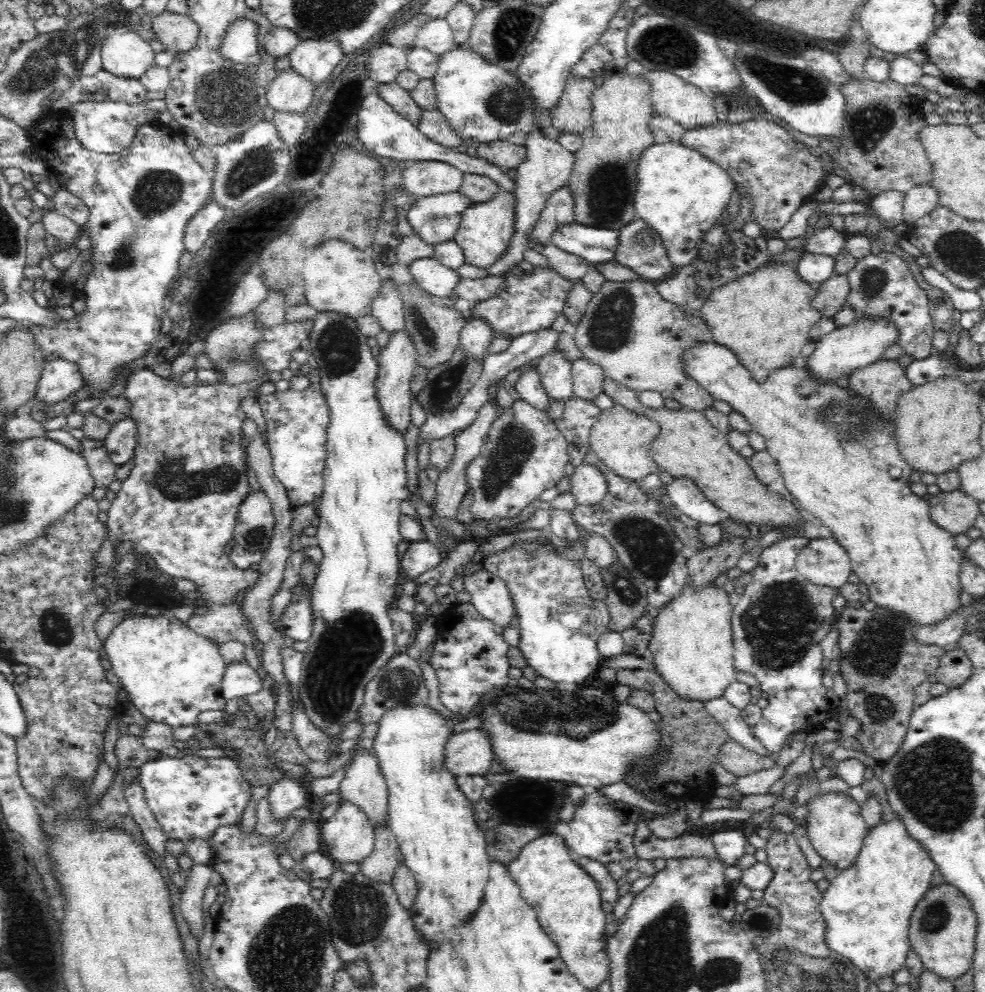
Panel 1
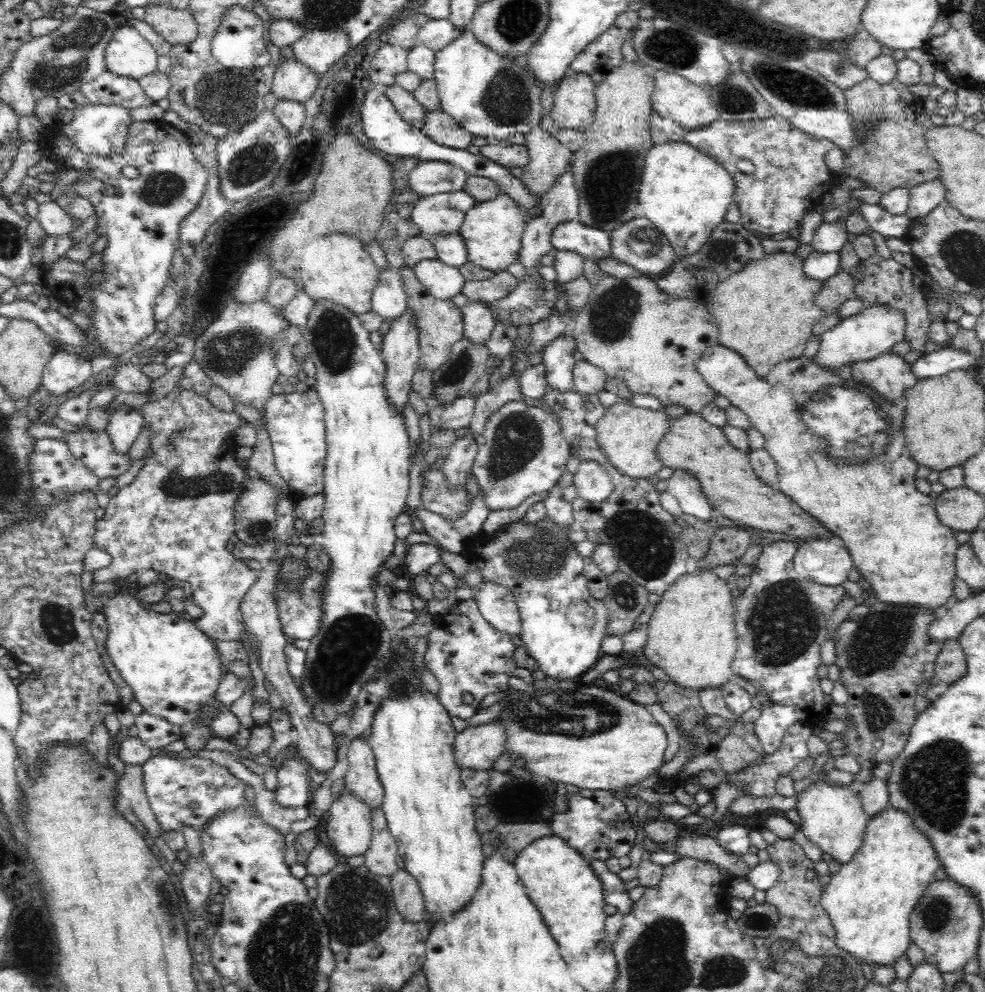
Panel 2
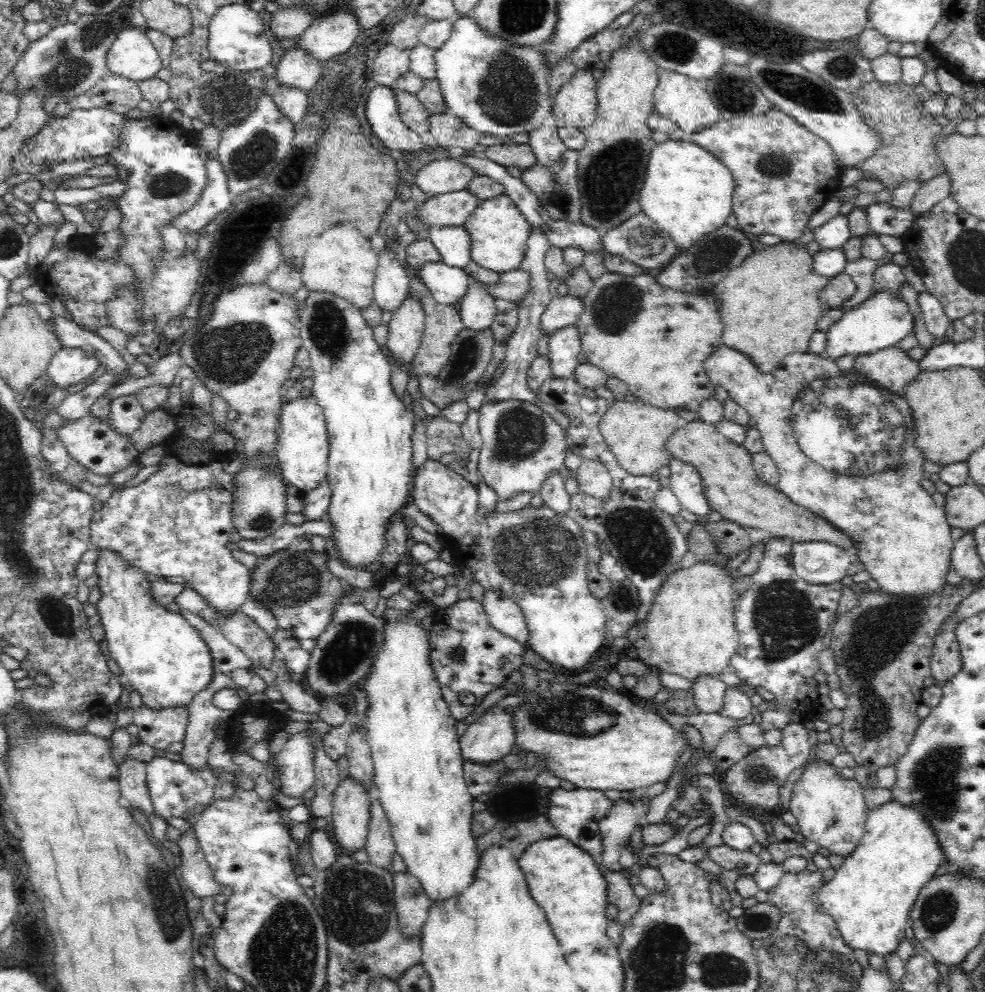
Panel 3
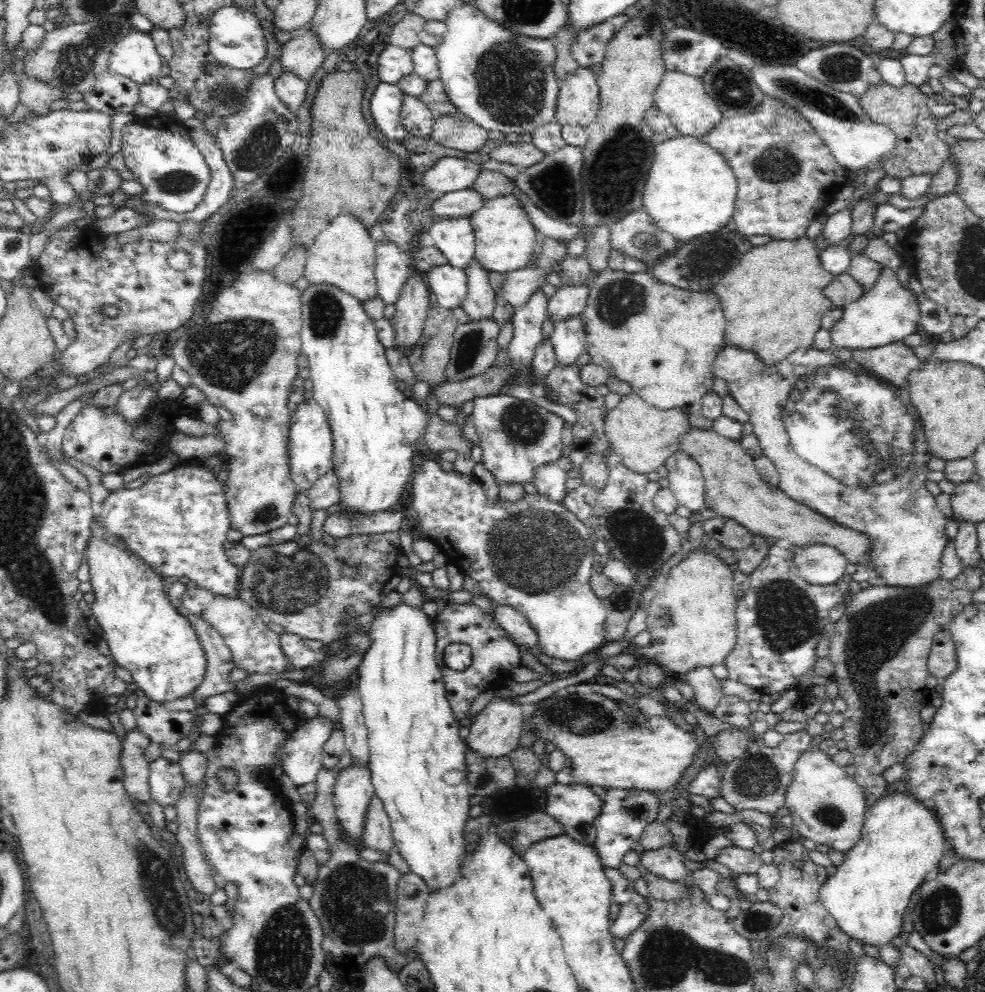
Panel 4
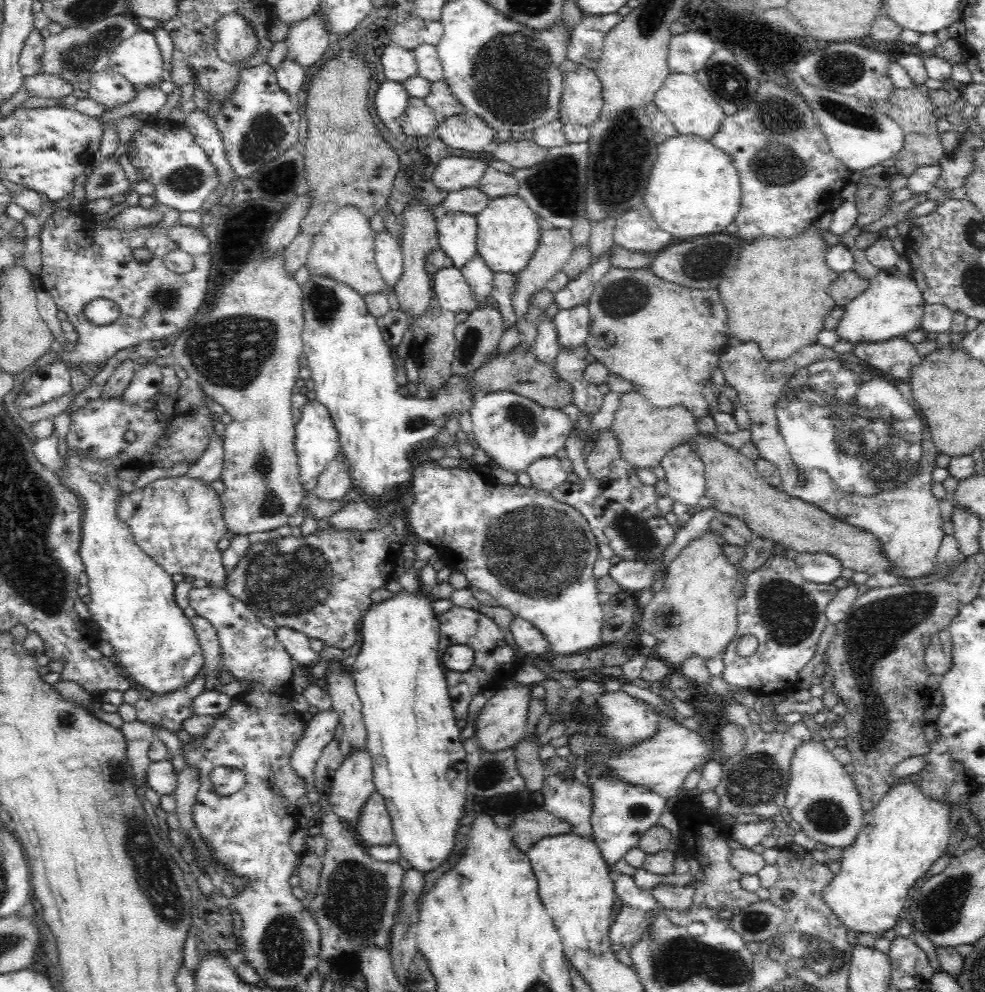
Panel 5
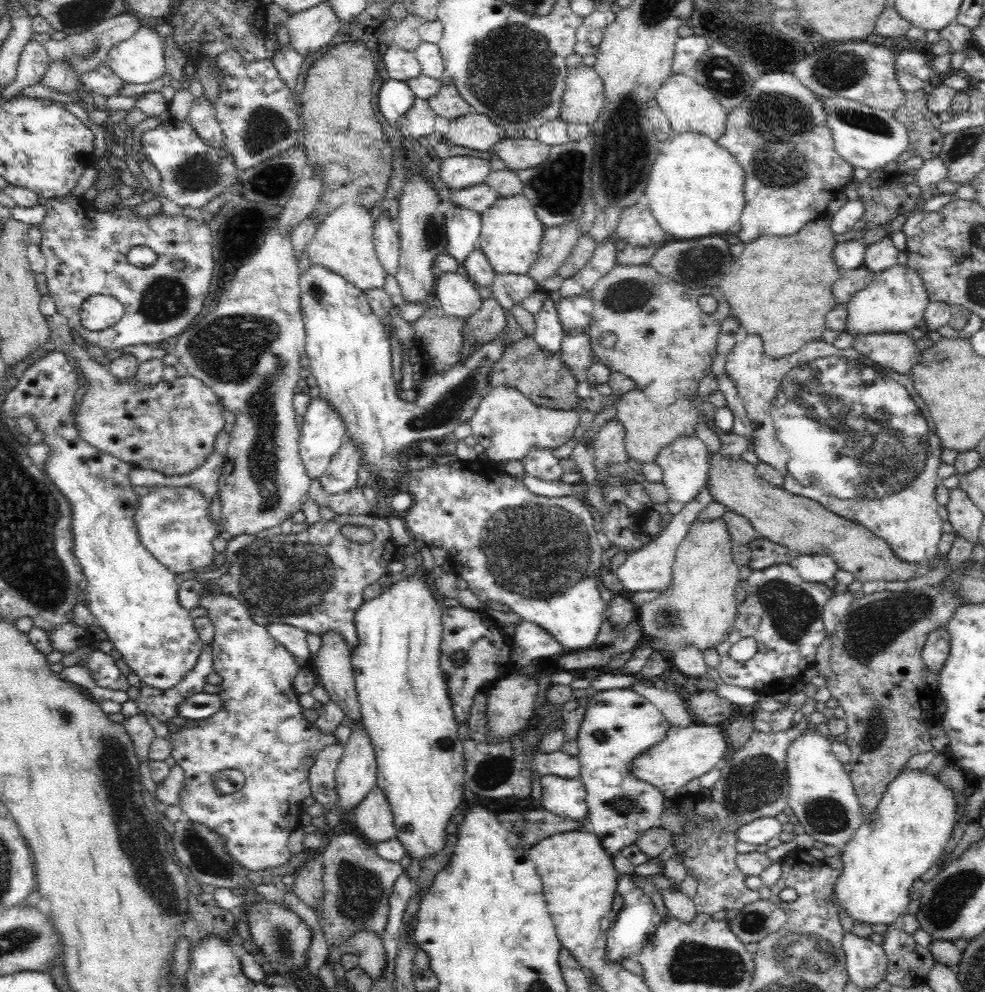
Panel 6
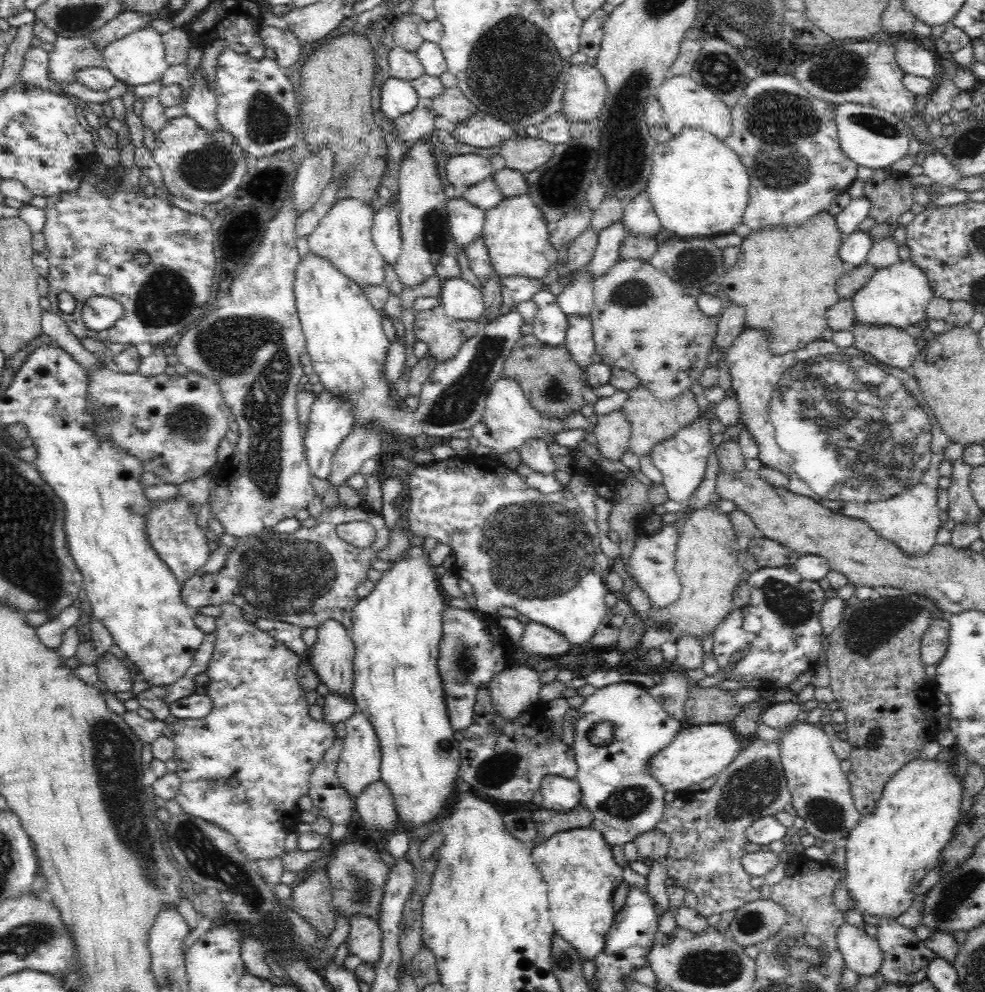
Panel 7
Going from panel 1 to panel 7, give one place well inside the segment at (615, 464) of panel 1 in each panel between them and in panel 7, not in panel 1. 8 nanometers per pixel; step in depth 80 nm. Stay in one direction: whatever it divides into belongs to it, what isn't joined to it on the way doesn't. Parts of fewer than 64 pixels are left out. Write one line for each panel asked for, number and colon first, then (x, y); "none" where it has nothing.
2: (628, 436)
3: (636, 432)
4: (643, 437)
5: (645, 433)
6: (648, 427)
7: (652, 421)

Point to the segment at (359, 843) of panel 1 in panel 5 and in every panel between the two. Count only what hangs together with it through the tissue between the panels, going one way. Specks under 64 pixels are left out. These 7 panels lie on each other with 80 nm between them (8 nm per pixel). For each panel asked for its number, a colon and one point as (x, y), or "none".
2: (349, 828)
3: (351, 804)
4: (353, 789)
5: (353, 782)

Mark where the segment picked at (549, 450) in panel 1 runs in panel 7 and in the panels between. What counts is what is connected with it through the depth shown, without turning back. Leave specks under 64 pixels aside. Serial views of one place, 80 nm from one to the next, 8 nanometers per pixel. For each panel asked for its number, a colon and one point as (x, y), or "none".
2: (525, 452)
3: (522, 444)
4: (517, 436)
5: (513, 431)
6: (508, 425)
7: (509, 420)

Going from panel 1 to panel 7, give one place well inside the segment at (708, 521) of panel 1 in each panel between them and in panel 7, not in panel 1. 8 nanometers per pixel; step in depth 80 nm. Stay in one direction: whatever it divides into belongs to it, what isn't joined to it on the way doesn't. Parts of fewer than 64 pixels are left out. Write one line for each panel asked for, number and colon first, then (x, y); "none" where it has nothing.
2: (685, 487)
3: (685, 481)
4: (685, 478)
5: (684, 471)
6: (684, 463)
7: (681, 459)

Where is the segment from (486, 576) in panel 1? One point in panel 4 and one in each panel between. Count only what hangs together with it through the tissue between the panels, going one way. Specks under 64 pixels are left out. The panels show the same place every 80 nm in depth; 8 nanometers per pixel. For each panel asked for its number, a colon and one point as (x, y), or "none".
2: (497, 604)
3: (504, 614)
4: (512, 622)

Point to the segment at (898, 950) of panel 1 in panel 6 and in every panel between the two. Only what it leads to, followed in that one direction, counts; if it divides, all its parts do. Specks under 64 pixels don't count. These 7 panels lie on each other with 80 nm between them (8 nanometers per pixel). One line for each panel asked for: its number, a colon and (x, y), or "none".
2: (869, 900)
3: (870, 896)
4: (901, 843)
5: (902, 836)
6: (905, 834)

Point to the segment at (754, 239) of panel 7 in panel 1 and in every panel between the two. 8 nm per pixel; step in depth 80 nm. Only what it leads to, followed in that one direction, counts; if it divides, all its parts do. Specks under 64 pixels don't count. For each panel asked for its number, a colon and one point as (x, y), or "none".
1: (764, 317)
2: (766, 312)
3: (770, 306)
4: (773, 300)
5: (776, 295)
6: (780, 288)

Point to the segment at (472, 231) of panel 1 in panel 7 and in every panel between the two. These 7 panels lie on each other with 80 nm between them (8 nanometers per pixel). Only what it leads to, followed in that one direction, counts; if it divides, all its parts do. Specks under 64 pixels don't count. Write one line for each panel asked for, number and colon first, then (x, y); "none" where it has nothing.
2: (492, 231)
3: (498, 231)
4: (505, 239)
5: (508, 231)
6: (511, 232)
7: (516, 233)

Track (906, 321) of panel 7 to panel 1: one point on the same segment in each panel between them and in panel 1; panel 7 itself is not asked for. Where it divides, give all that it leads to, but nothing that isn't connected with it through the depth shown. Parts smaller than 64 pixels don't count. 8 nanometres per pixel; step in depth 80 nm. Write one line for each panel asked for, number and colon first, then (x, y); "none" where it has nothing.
1: (847, 348)
2: (874, 330)
3: (883, 319)
4: (889, 311)
5: (893, 304)
6: (895, 301)

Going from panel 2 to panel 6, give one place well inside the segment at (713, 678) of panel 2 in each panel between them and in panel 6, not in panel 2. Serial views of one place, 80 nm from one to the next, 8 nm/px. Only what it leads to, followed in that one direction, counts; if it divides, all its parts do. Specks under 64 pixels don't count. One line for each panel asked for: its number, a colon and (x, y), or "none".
3: (690, 630)
4: (692, 619)
5: (695, 614)
6: (698, 609)

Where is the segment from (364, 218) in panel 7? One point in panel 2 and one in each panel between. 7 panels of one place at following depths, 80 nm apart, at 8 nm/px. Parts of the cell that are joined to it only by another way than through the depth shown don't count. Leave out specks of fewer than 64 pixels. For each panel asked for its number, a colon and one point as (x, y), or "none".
2: (337, 267)
3: (341, 260)
4: (343, 255)
5: (344, 250)
6: (343, 243)

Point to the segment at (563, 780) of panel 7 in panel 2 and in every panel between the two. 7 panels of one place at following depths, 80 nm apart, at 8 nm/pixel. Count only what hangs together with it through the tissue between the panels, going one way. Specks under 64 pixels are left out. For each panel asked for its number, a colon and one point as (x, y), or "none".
2: (597, 825)
3: (575, 813)
4: (575, 807)
5: (570, 800)
6: (563, 797)

